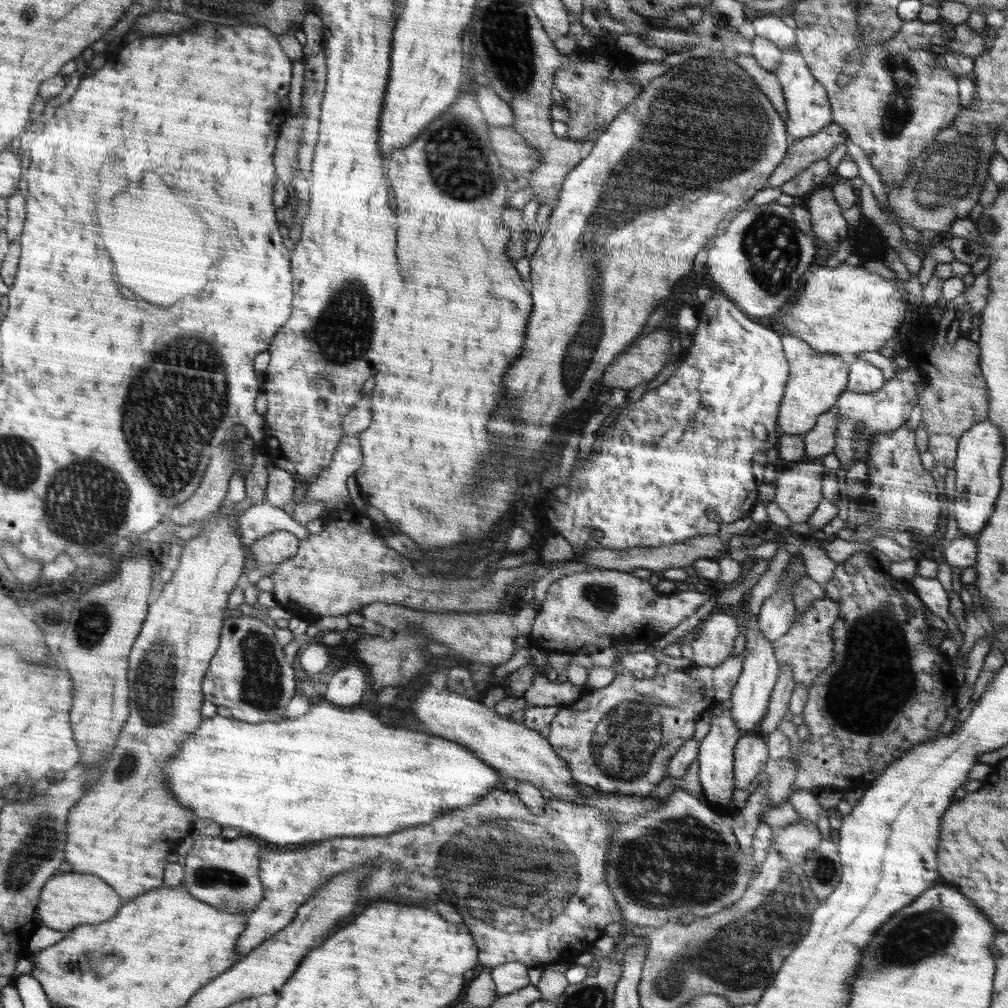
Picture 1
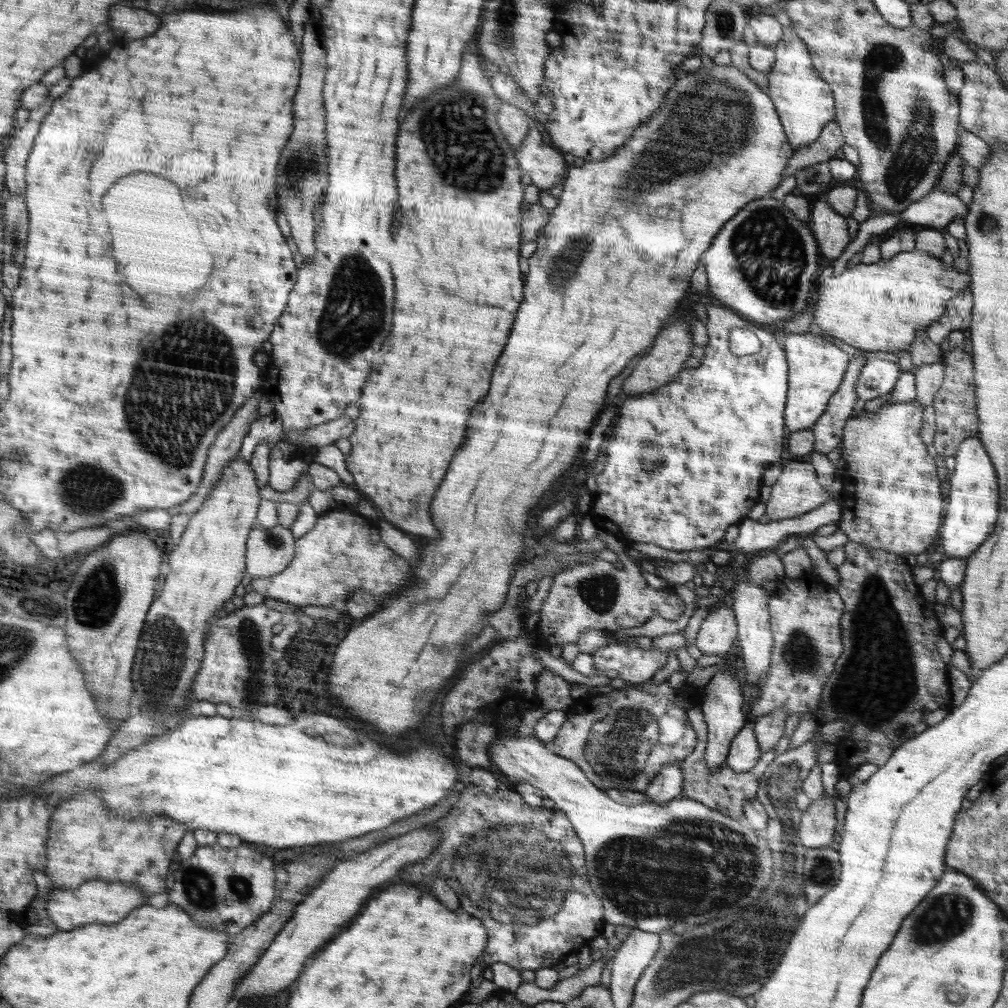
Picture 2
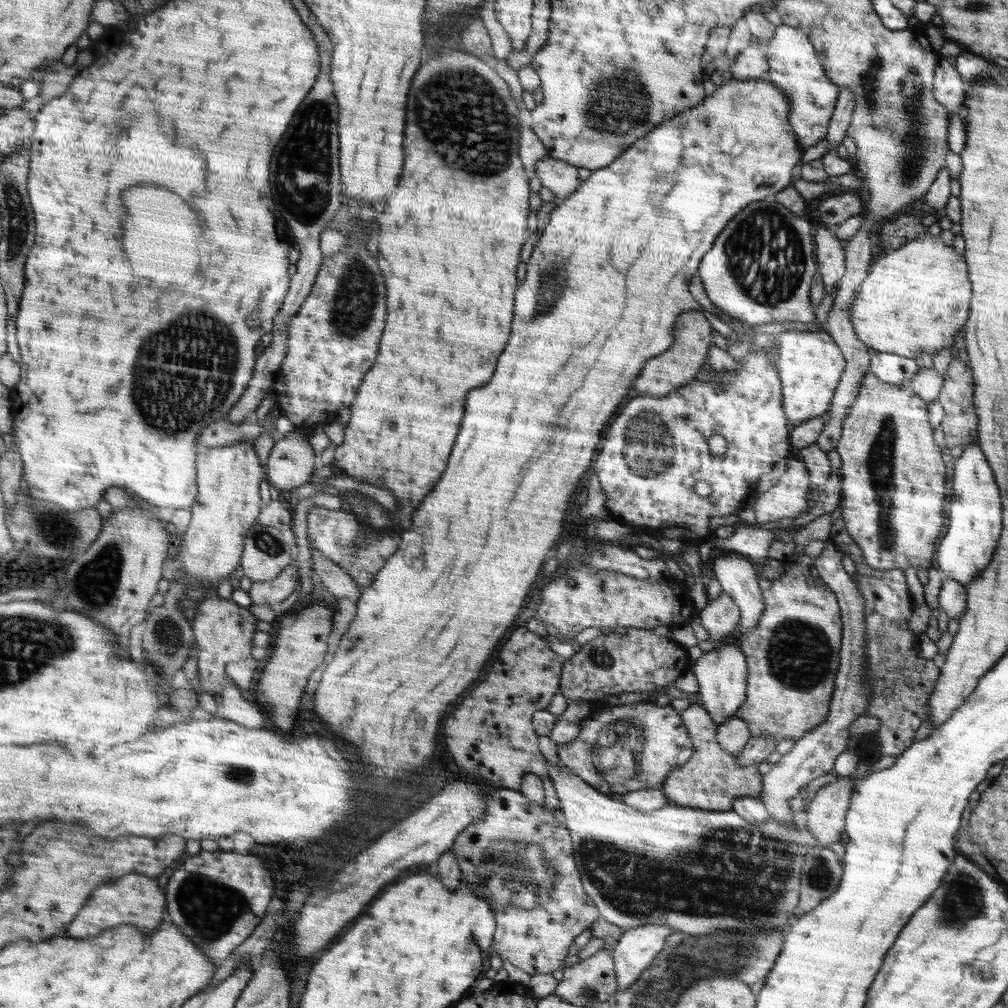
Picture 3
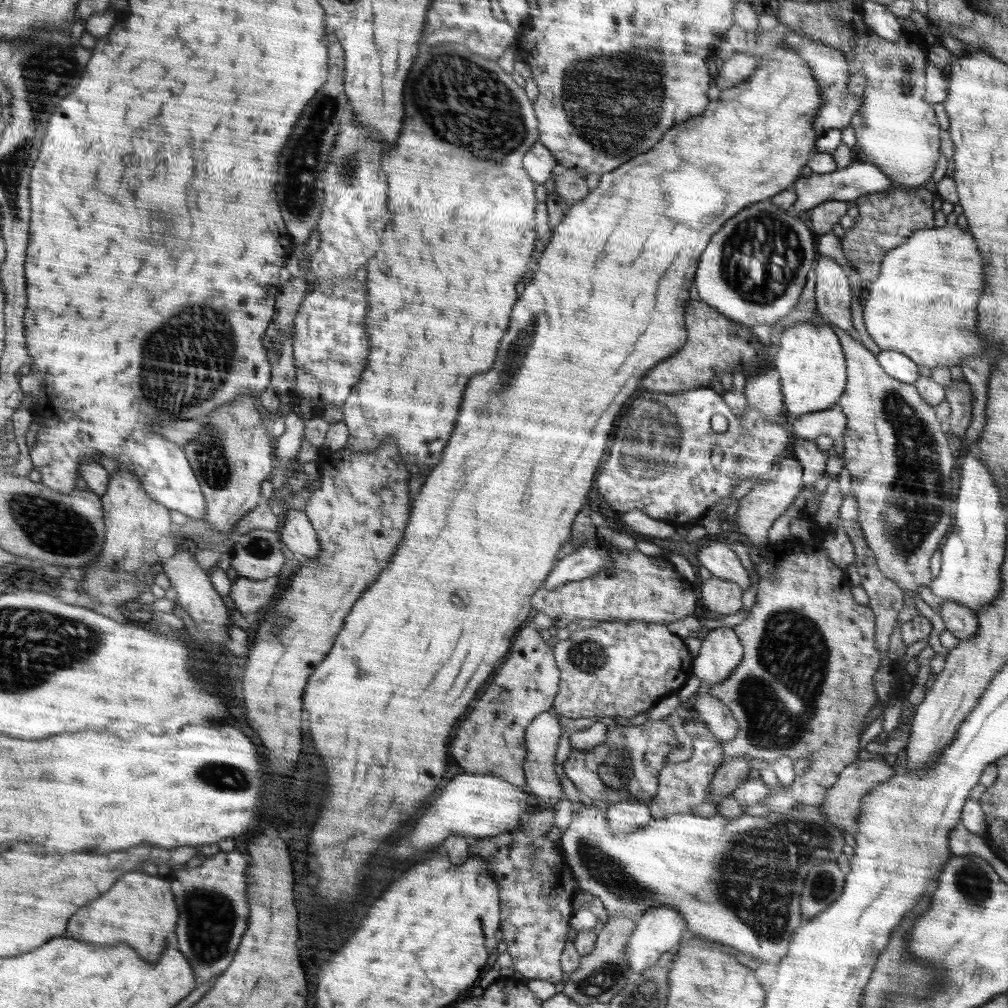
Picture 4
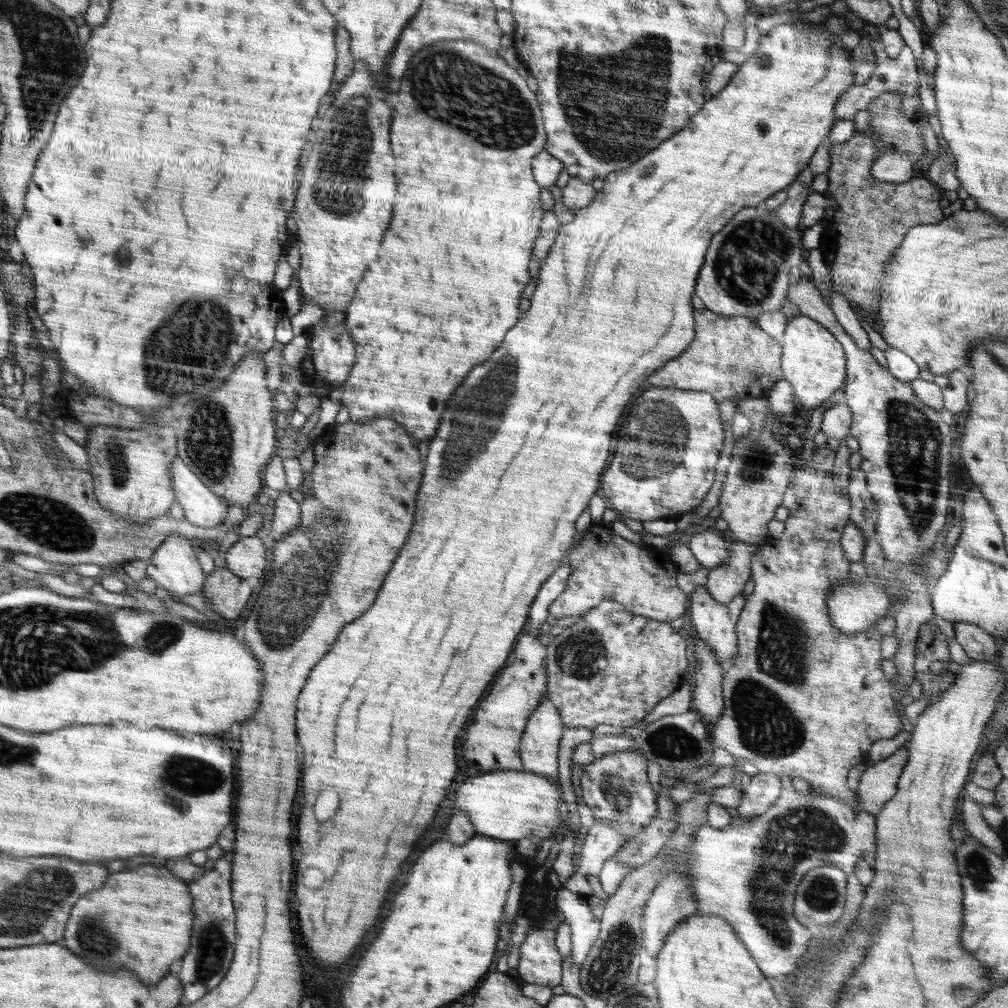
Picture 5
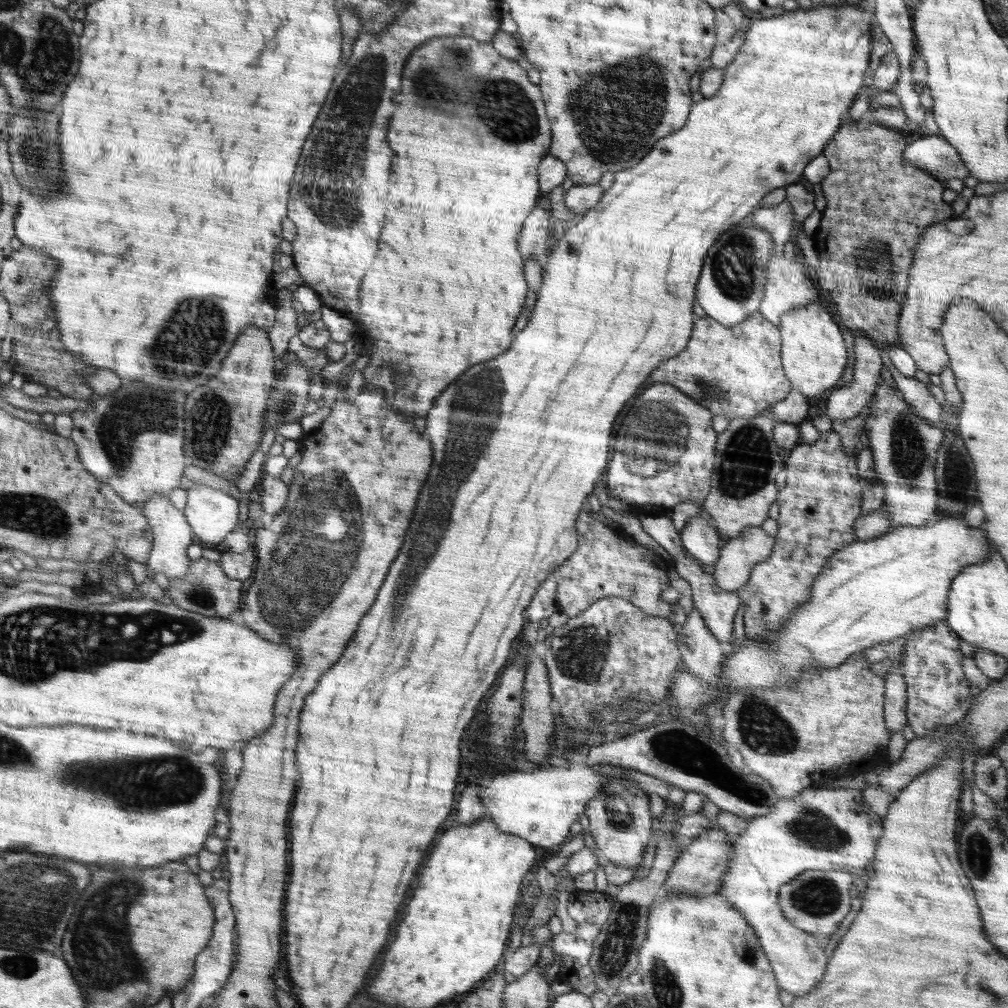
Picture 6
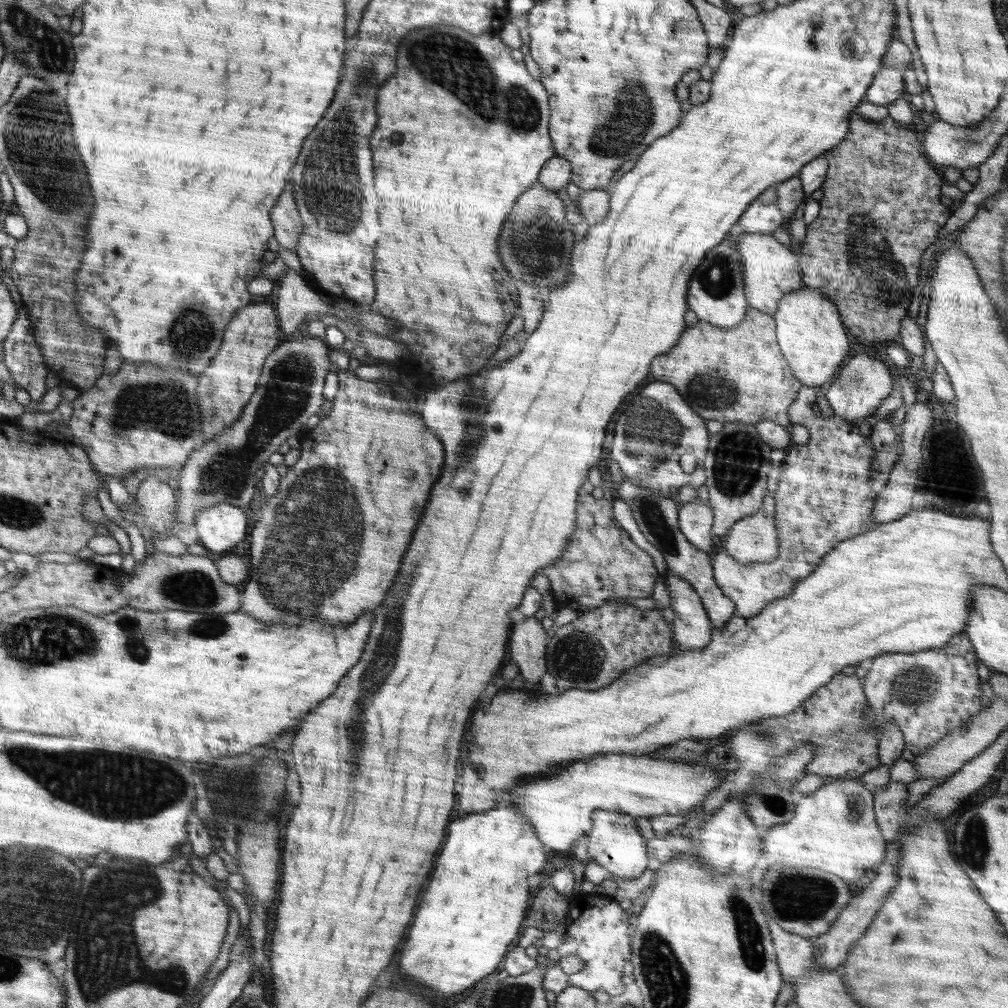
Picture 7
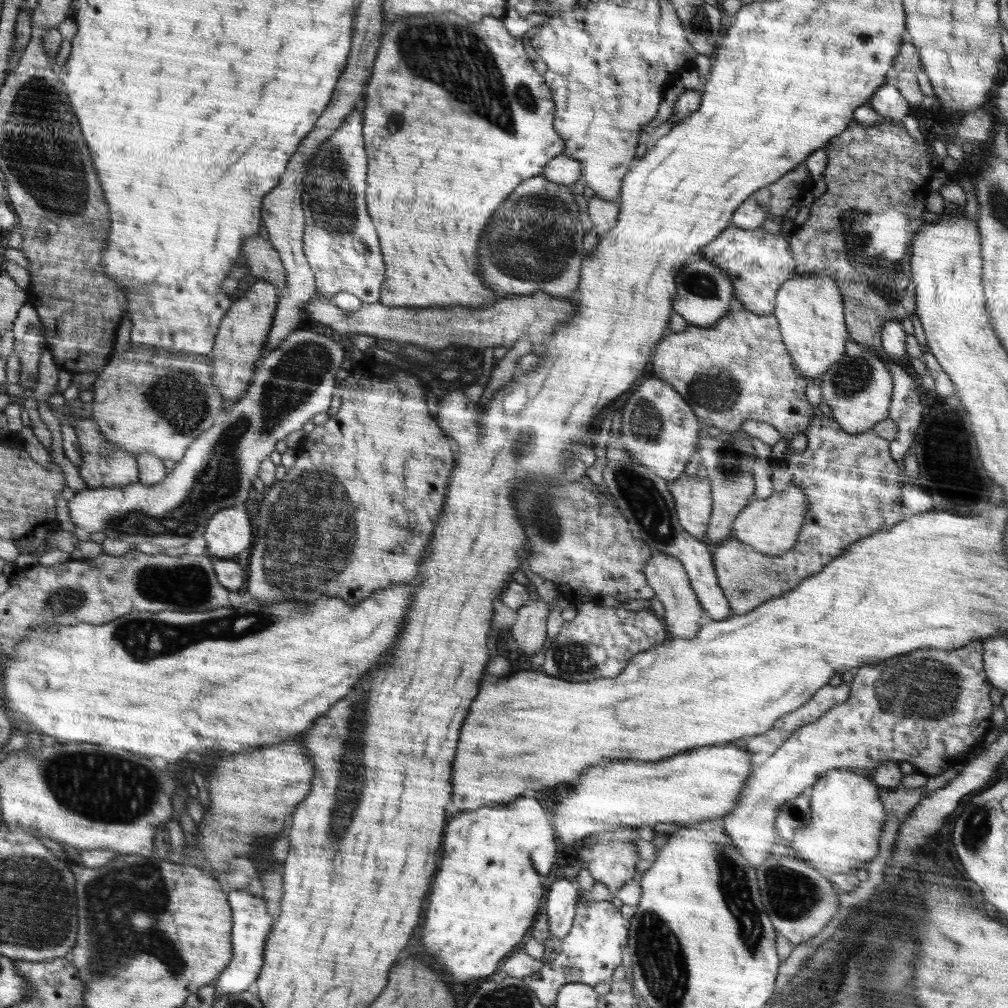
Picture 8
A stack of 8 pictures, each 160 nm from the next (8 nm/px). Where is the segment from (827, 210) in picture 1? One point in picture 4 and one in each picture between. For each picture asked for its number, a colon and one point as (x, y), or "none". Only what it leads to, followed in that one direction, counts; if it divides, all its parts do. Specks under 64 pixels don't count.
2: (830, 230)
3: (830, 256)
4: (832, 293)

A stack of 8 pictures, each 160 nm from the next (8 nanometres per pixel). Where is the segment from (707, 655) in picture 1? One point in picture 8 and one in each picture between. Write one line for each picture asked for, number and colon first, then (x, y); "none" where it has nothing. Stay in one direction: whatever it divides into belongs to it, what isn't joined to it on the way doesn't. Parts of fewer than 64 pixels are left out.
2: (718, 630)
3: (720, 618)
4: (726, 597)
5: (724, 582)
6: (737, 558)
7: (754, 538)
8: (771, 526)

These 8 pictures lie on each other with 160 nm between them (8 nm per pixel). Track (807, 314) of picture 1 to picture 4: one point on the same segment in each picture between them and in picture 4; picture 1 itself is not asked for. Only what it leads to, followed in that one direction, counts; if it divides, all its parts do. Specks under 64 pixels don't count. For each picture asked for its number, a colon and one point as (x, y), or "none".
2: (874, 307)
3: (914, 300)
4: (922, 304)

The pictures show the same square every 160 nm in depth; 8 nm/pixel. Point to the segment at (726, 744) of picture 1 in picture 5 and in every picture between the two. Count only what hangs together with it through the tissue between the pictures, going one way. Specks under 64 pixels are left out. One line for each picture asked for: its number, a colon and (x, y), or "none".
2: (722, 703)
3: (721, 673)
4: (719, 653)
5: (715, 623)

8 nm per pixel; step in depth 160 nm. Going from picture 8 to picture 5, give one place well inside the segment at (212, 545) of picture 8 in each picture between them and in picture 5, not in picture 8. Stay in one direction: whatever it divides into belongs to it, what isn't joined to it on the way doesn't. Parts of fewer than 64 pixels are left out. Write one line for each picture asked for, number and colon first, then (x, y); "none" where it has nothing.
5: (201, 506)
6: (212, 514)
7: (221, 527)

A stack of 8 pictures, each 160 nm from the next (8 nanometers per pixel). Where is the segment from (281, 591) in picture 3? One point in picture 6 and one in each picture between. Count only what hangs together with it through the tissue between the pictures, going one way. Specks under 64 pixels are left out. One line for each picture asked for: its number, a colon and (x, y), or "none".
4: (248, 594)
5: (227, 593)
6: (206, 590)

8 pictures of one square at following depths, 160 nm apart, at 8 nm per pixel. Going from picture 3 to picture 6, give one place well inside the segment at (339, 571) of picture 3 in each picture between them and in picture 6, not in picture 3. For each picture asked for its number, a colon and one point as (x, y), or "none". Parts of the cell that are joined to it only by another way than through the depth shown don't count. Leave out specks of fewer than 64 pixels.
4: (298, 538)
5: (286, 516)
6: (274, 492)

